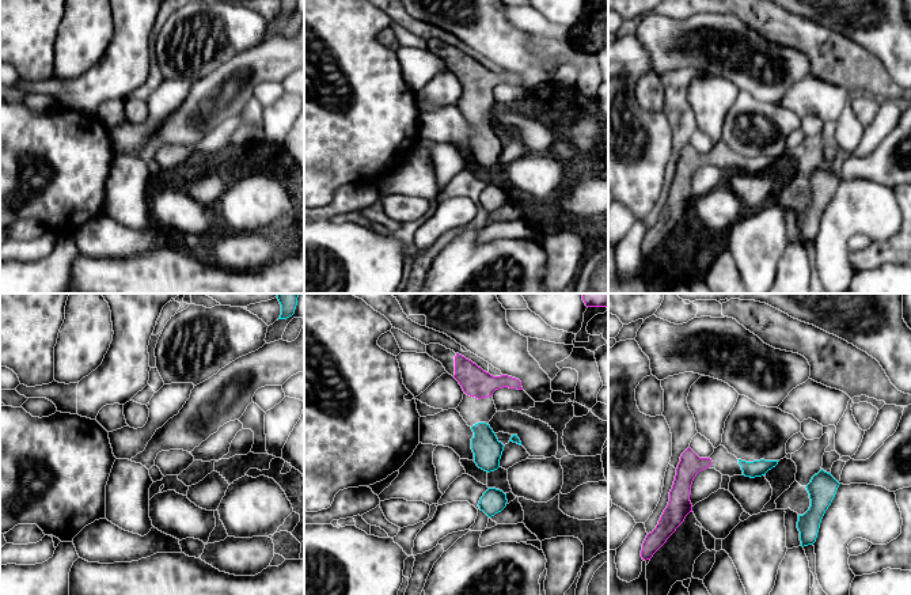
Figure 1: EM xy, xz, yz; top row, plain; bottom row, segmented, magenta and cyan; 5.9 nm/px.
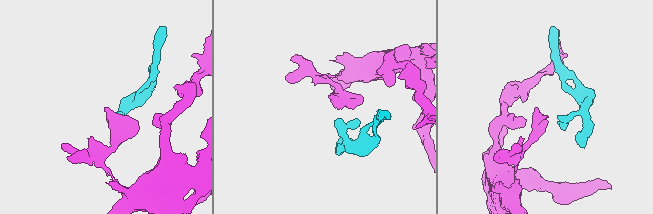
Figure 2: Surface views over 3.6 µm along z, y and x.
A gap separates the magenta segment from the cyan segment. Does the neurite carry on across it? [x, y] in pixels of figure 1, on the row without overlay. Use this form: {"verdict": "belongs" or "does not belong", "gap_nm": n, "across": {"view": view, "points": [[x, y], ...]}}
{"verdict": "belongs", "gap_nm": 140, "across": {"view": "xz", "points": [[478, 94], [478, 118]]}}

